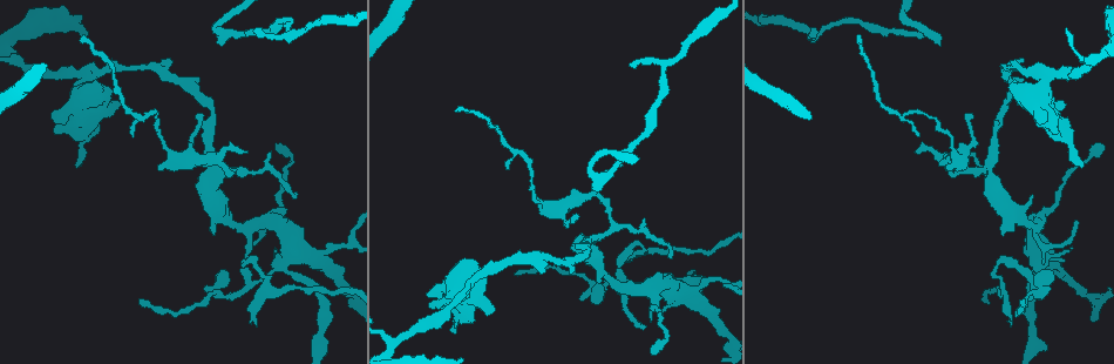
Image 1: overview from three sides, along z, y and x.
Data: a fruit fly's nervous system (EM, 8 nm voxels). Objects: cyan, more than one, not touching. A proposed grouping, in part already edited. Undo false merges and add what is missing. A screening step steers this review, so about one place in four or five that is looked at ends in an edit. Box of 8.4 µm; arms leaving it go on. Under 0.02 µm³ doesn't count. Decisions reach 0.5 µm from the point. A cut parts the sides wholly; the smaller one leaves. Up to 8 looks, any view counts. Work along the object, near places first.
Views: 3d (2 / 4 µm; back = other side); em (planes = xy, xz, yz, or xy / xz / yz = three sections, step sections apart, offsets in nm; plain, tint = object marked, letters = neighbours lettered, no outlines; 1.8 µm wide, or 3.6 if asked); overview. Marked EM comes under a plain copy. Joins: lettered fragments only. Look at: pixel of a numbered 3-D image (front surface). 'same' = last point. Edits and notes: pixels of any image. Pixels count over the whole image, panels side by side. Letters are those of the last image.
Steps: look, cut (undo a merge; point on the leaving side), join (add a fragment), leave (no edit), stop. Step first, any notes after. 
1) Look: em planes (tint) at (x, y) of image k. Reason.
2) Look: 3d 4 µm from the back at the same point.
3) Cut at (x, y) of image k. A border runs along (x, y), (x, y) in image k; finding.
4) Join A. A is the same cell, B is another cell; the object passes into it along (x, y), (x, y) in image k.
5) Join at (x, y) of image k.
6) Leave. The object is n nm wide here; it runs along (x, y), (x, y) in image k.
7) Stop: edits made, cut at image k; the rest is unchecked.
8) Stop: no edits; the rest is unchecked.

Look: em planes (letters) at (457, 108) of image 1. Thin end.

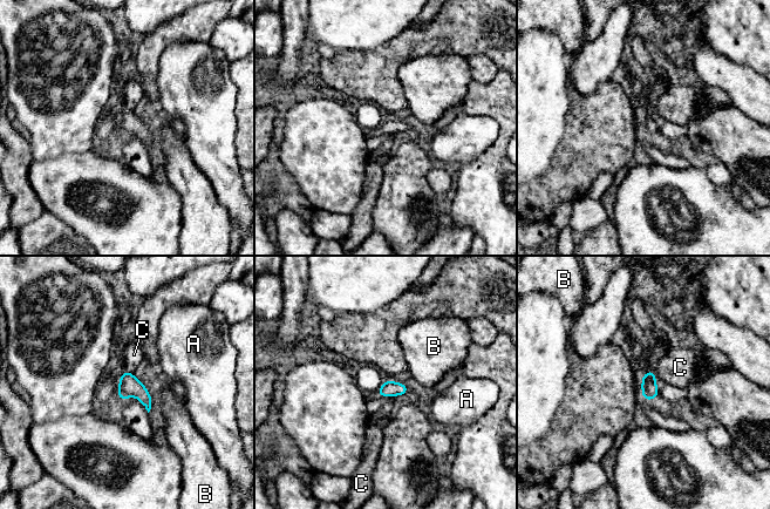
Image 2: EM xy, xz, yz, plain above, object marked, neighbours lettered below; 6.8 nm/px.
Leave. A, B and C are other cells; a border runs along (124, 370), (131, 373) in image 2; none of them fits.

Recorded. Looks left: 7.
Look: em yz step 16 (tint) at (461, 292) of image 1. Abrupt turn.

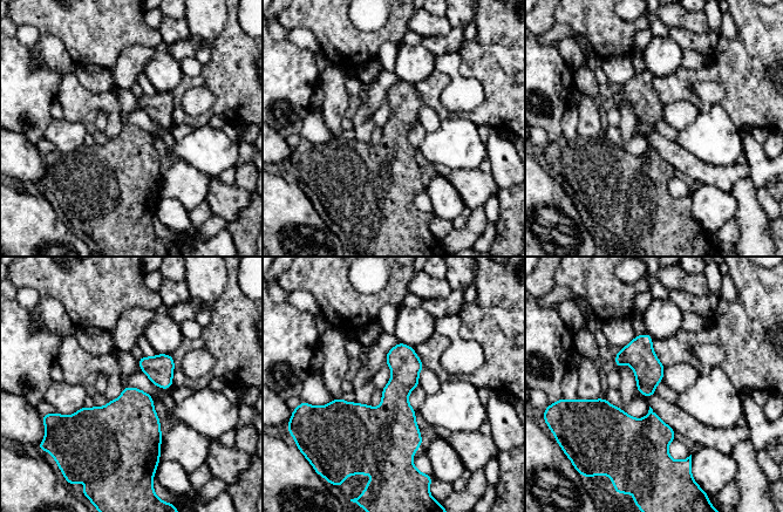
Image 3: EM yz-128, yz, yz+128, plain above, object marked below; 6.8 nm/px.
Look: em planes (letters) at the same point. Another direction.

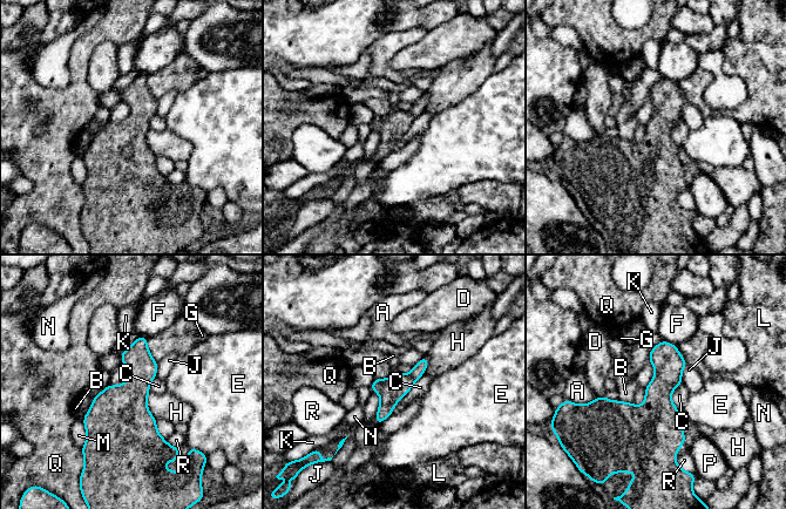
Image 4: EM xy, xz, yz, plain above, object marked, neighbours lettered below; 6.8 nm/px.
Leave. The object is 180 nm wide here; A, B, C, D, E, F, G, H, J, K, L, M, N, P, Q and R are other cells; it runs along (425, 360), (388, 399), (378, 420) in image 4; all the same neuron.

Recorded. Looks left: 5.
Look: em planes (letters) at (1047, 288) of image 1. An open end.

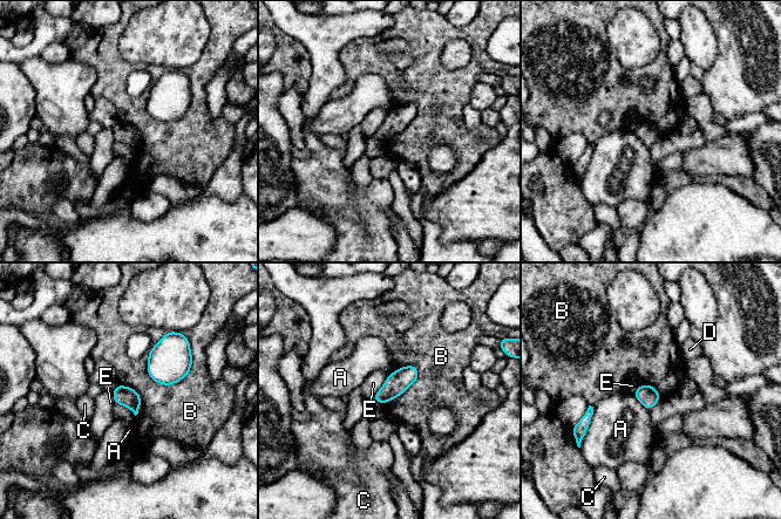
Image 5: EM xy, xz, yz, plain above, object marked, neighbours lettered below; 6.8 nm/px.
Leave. The object is 130 nm wide here; the longest contact is with B, 380 nm; A, B, C, D and E are other cells; none of them fits.

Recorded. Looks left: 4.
Look: 3d 4 µm at (1033, 250) of image 1. Abrupt turn.

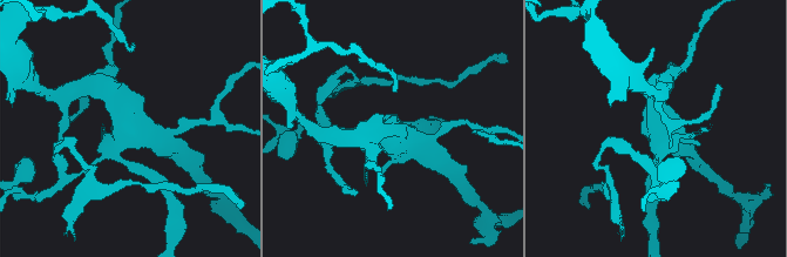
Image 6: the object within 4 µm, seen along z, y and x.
Look: em planes (letters) at (127, 131) of image 6. Now the EM.

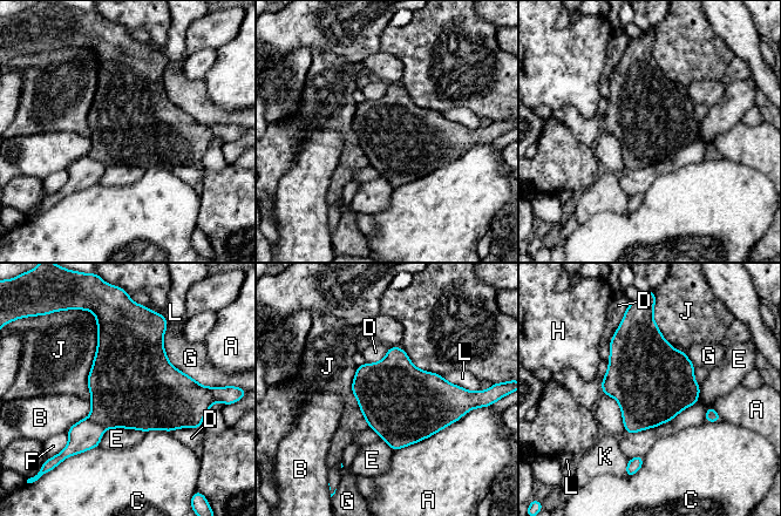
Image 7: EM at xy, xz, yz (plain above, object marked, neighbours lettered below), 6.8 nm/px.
Cut at (86, 434) of image 7. The object is 550 nm wide here; A, B, C, D, E, F, G, H, J, K and L are other cells; a second neuron is stuck on.

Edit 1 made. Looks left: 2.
Stop: edits made, cut at image 7; the rest is unchecked.

